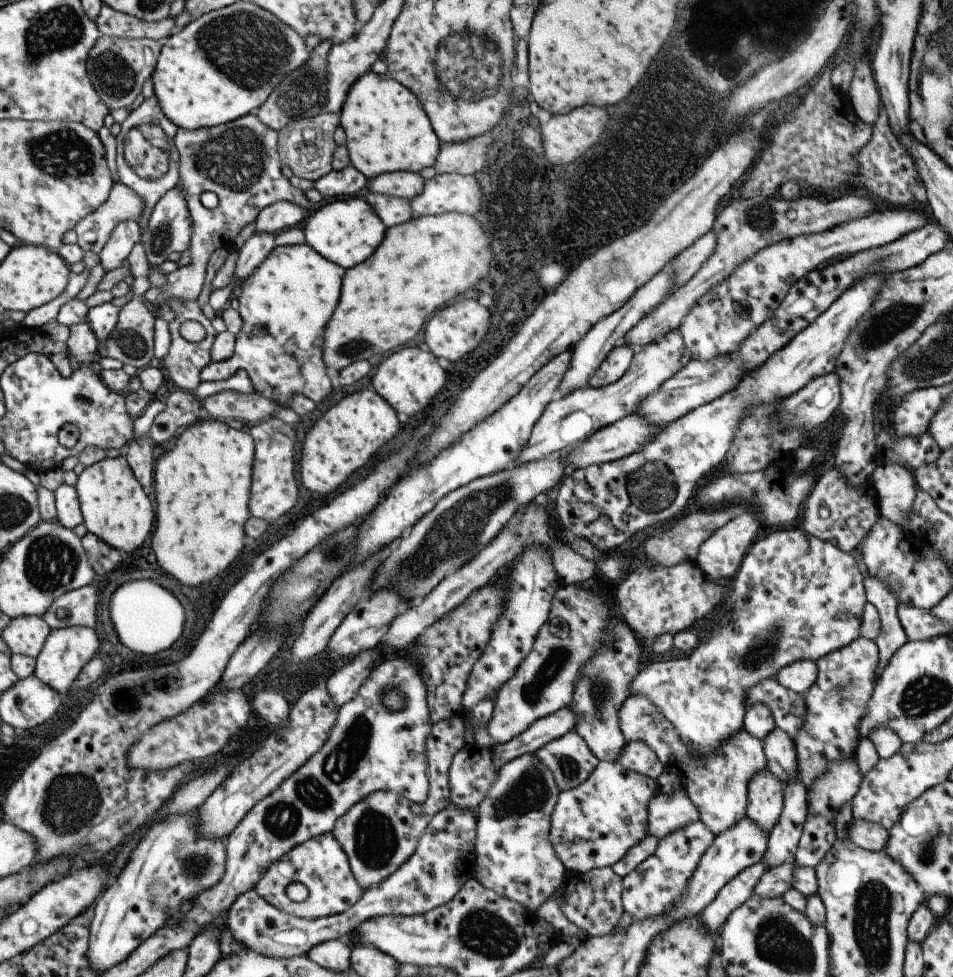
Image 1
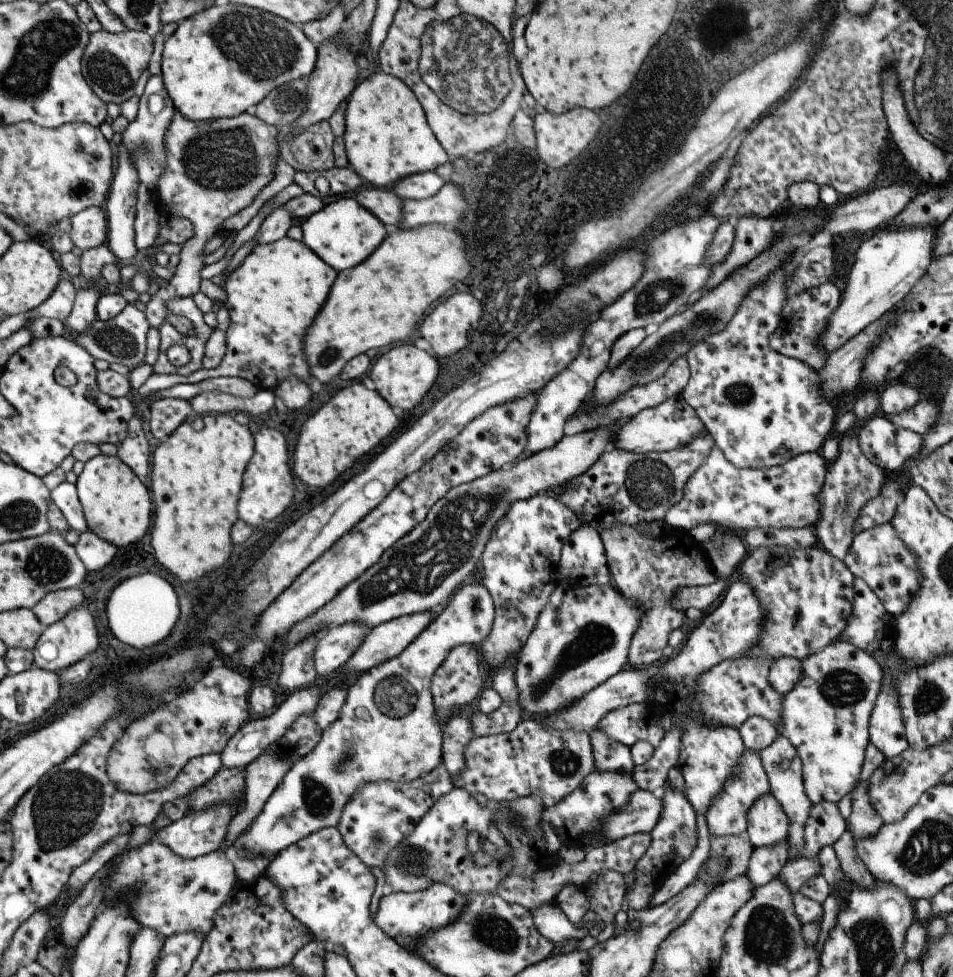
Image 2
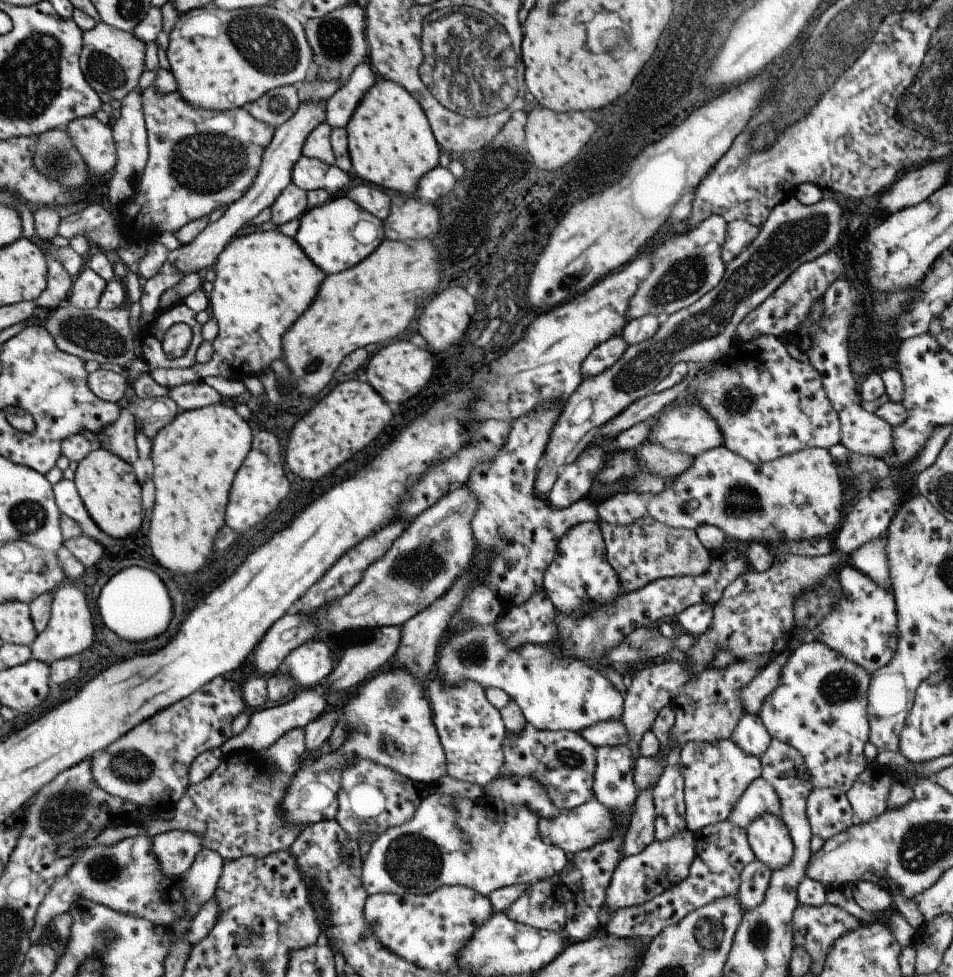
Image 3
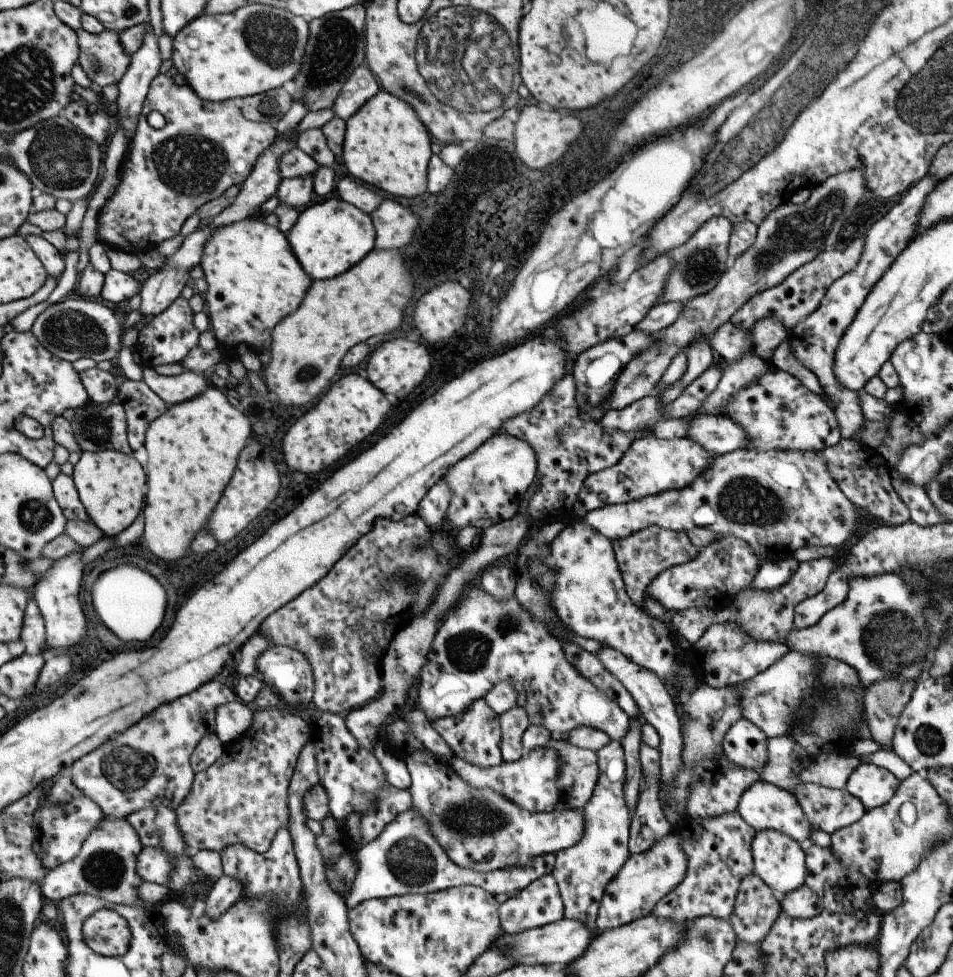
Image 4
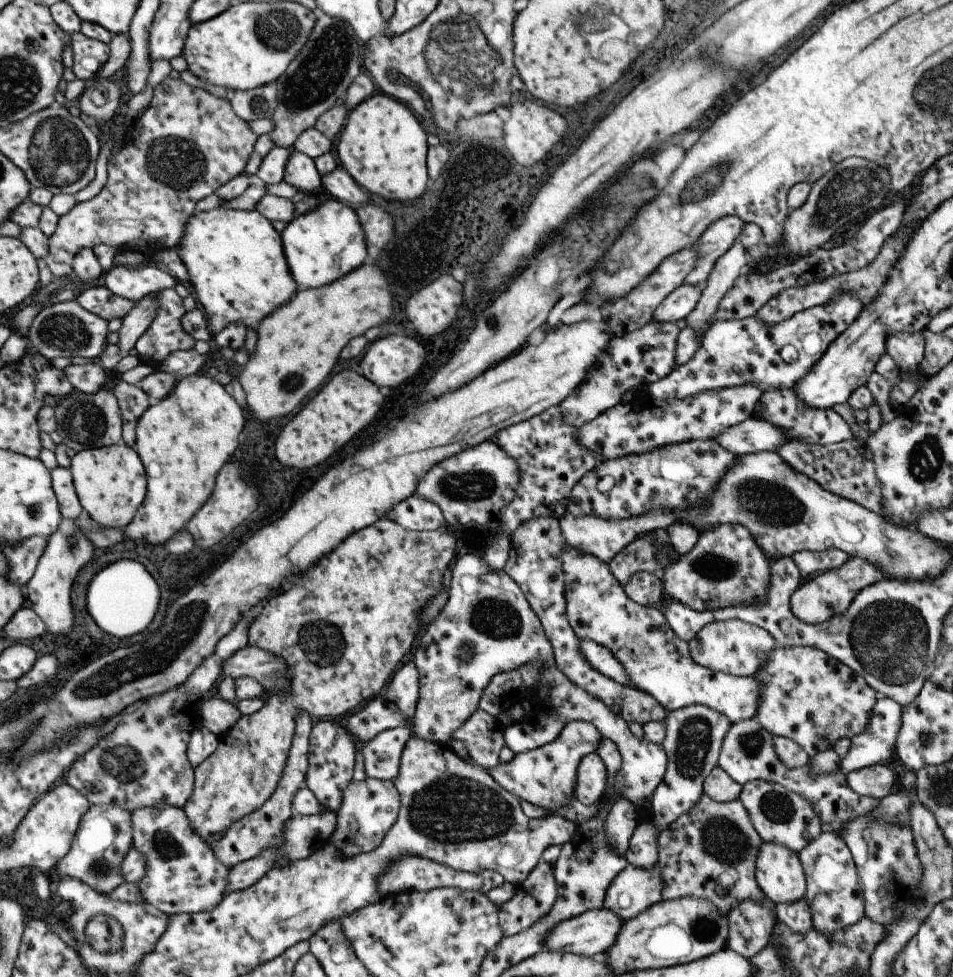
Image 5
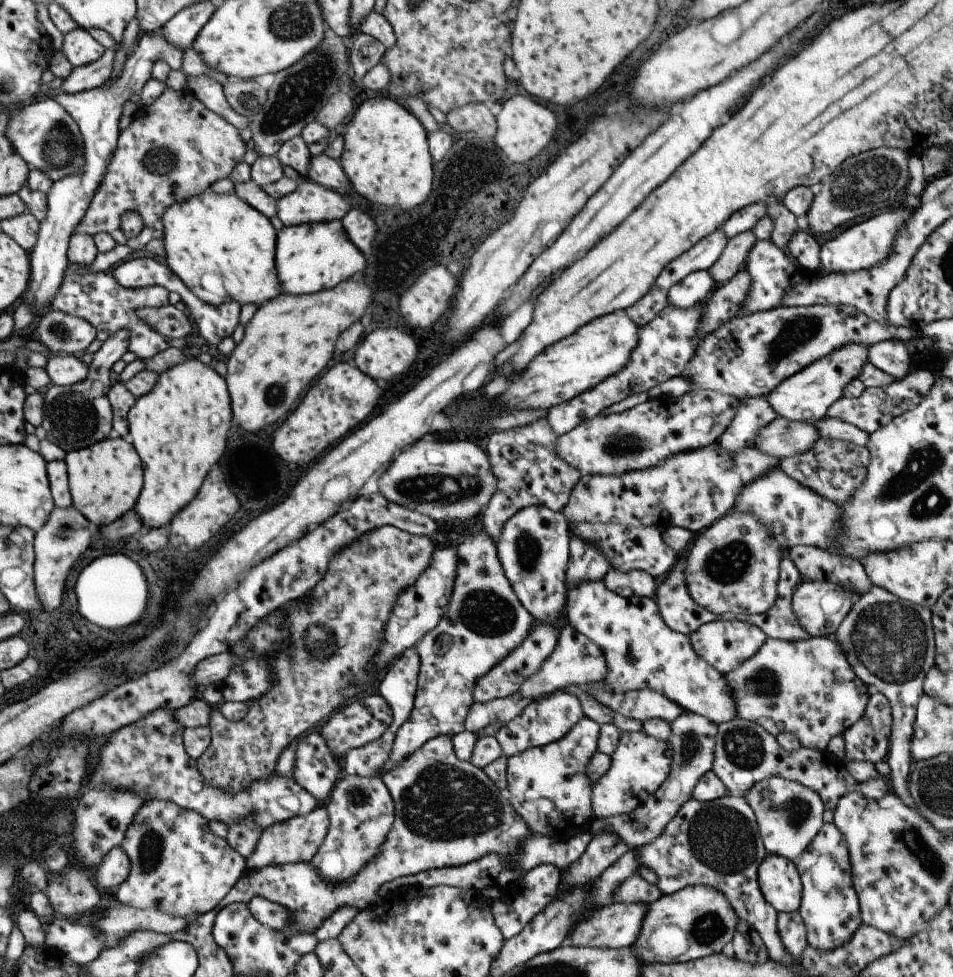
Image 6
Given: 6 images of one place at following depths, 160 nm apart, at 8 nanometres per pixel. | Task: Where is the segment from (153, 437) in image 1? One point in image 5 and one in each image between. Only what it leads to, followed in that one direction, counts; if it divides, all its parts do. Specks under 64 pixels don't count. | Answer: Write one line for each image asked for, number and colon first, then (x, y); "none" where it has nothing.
2: (164, 415)
3: (151, 414)
4: (140, 406)
5: (132, 401)

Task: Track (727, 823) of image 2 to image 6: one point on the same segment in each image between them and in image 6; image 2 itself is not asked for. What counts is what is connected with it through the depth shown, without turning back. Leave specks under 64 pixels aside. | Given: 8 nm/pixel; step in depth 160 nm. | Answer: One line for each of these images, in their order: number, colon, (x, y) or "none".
3: (759, 798)
4: (762, 806)
5: (779, 816)
6: (788, 815)

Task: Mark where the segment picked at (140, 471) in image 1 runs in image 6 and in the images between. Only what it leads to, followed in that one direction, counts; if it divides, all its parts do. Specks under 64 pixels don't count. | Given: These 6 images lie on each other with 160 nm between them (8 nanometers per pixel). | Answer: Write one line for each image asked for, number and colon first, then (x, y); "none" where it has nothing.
2: (132, 451)
3: (118, 438)
4: (96, 427)
5: (84, 421)
6: (76, 416)

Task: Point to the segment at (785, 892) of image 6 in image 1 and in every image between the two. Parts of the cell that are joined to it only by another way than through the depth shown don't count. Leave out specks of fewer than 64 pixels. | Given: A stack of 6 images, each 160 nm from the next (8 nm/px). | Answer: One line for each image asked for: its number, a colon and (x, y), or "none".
1: (764, 798)
2: (766, 824)
3: (768, 839)
4: (779, 861)
5: (778, 872)

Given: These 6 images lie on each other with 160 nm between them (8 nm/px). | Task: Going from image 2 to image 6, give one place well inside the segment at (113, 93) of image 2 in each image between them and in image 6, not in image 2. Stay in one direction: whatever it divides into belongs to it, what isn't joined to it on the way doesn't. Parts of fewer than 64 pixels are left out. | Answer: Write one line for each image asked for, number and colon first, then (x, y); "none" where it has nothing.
3: (111, 61)
4: (100, 56)
5: (88, 55)
6: (78, 47)

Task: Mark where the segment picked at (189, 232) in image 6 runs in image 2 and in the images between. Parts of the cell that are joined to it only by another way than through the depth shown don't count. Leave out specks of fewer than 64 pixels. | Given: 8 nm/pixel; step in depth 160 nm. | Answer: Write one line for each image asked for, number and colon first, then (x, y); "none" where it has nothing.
2: (272, 296)
3: (263, 282)
4: (253, 280)
5: (238, 273)

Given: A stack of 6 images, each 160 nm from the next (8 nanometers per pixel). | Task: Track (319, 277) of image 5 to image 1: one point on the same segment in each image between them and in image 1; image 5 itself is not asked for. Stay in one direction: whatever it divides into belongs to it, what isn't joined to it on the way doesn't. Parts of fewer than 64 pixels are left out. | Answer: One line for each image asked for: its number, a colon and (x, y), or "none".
1: (346, 231)
2: (342, 234)
3: (324, 232)
4: (328, 237)

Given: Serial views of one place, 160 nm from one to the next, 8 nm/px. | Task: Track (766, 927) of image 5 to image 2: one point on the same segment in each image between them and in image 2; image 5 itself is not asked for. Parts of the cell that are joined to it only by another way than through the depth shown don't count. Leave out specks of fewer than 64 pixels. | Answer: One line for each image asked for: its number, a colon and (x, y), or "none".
2: (764, 863)
3: (754, 878)
4: (755, 909)

